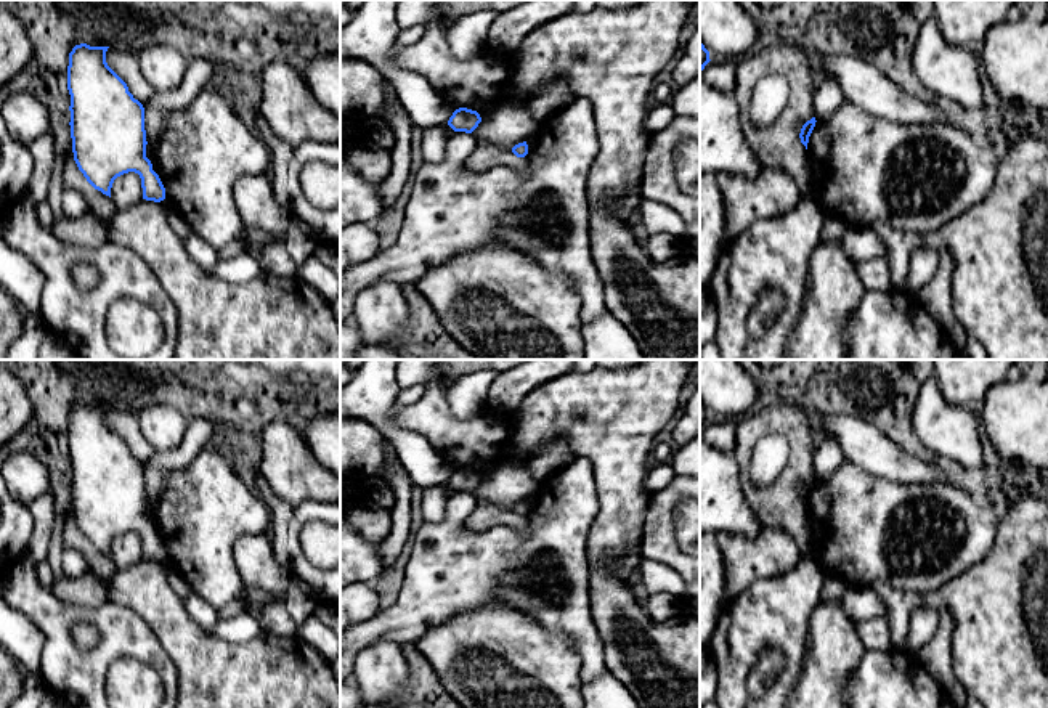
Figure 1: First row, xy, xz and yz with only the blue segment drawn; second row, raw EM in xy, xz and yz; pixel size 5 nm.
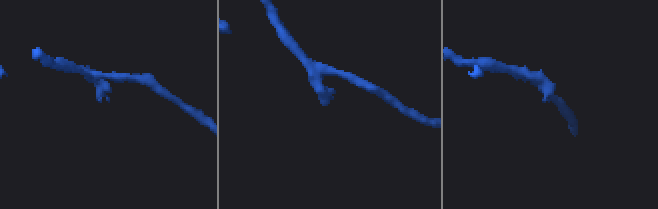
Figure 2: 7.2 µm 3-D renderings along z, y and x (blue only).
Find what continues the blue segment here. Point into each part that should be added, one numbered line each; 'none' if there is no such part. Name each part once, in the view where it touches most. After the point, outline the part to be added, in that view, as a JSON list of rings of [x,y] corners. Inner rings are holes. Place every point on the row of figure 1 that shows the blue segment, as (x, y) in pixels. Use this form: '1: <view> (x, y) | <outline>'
none

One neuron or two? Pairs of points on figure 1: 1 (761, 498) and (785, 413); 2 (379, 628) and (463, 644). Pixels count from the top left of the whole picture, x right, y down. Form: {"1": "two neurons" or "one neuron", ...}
{"1": "one neuron", "2": "two neurons"}

